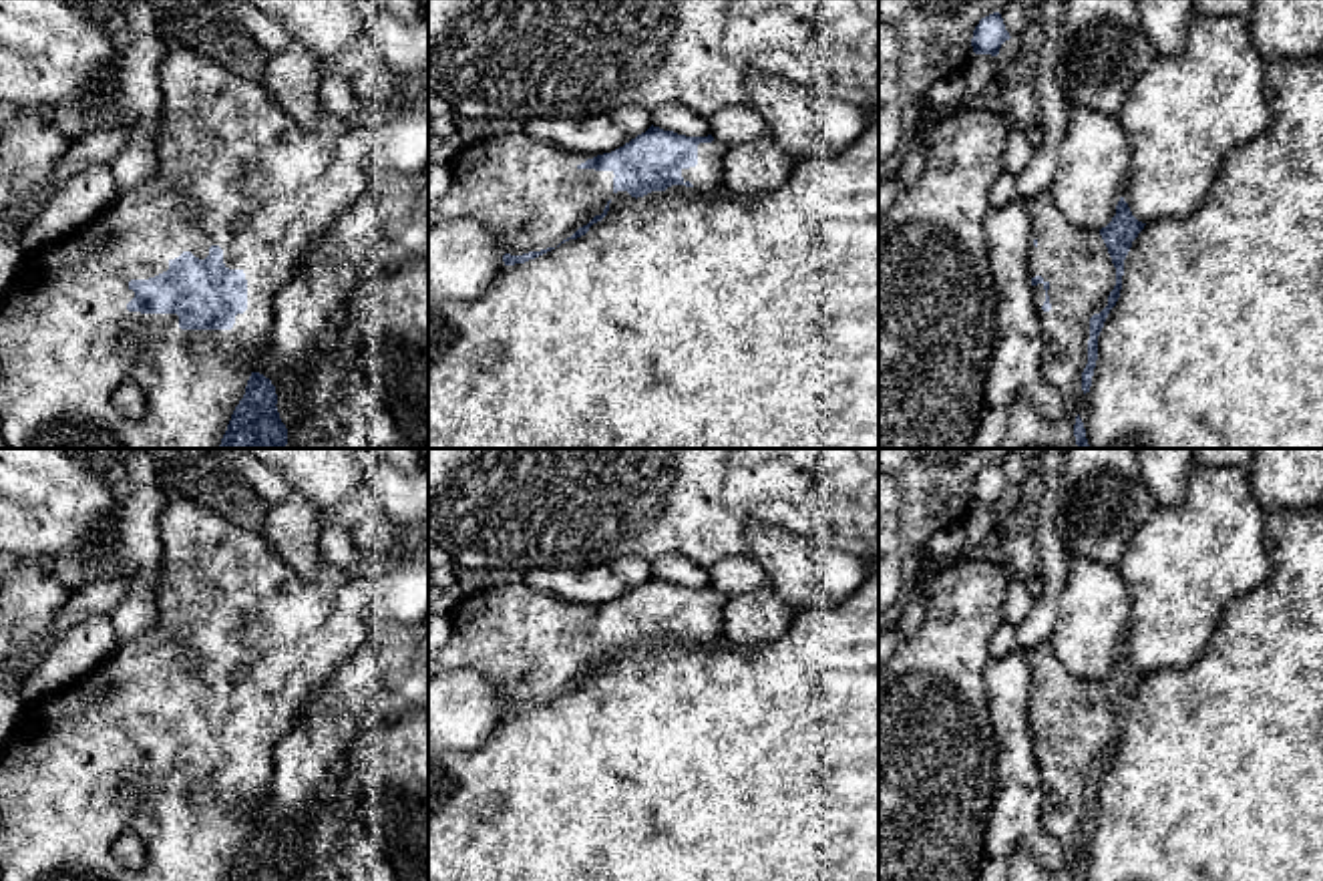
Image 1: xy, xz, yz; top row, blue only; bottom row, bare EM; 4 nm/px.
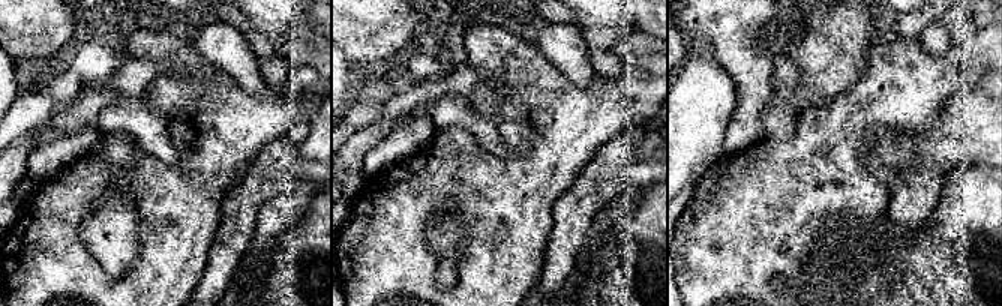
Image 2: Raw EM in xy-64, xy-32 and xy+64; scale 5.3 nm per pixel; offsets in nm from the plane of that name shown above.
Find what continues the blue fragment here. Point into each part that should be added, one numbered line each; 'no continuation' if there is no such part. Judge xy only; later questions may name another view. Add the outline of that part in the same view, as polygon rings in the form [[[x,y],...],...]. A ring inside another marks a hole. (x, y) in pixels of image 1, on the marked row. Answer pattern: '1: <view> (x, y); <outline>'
1: xy (364, 385); [[[428,255],[402,263],[366,263],[342,312],[302,358],[292,382],[277,390],[288,428],[286,449],[428,449]]]

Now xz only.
1: xz (684, 318); [[[879,123],[838,155],[798,161],[790,177],[772,193],[740,195],[726,185],[700,191],[672,185],[631,197],[611,195],[607,215],[577,239],[529,259],[505,266],[487,292],[472,300],[428,300],[428,449],[879,449]]]

